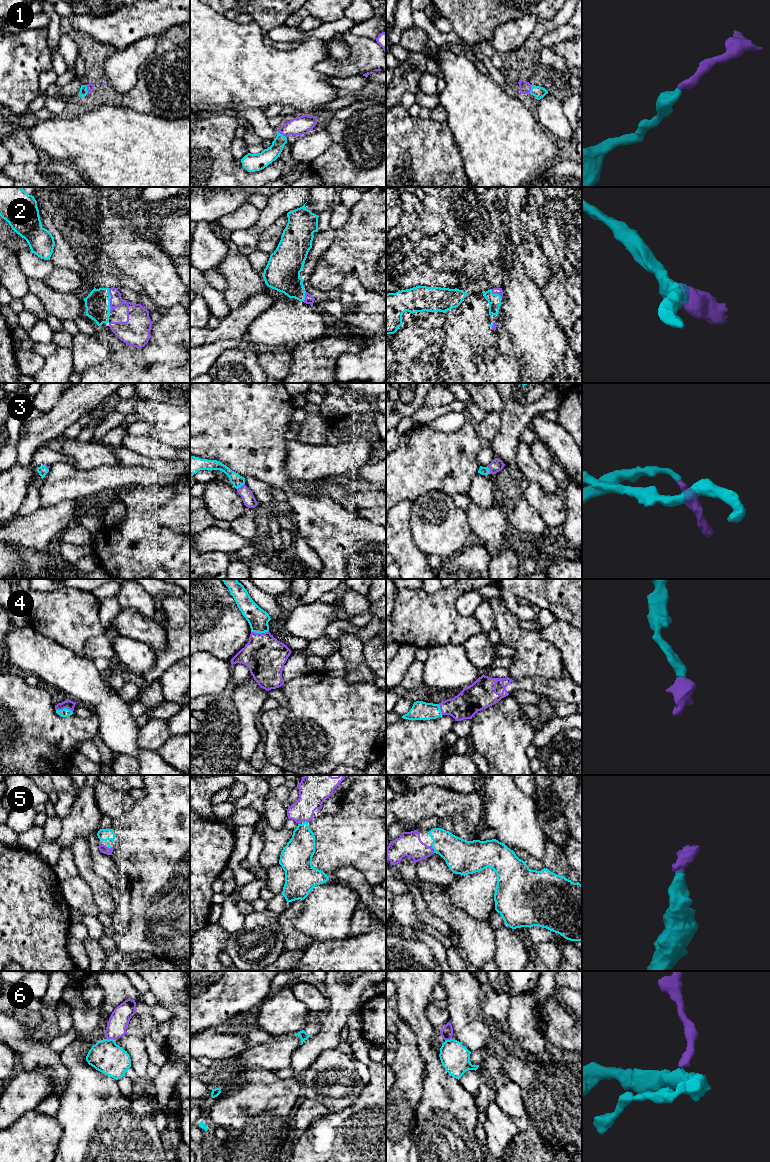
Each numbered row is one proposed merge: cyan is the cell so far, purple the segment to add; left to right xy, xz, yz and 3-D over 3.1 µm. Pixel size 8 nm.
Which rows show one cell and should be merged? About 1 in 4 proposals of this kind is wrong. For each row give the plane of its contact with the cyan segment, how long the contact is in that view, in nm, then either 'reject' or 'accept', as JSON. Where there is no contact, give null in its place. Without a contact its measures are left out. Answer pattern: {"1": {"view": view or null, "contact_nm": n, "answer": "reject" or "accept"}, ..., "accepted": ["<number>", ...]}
{"1": {"view": "xy", "contact_nm": 80, "answer": "accept"}, "2": {"view": "xy", "contact_nm": 190, "answer": "accept"}, "3": {"view": "xz", "contact_nm": 80, "answer": "accept"}, "4": {"view": "xz", "contact_nm": 140, "answer": "accept"}, "5": {"view": "xz", "contact_nm": 30, "answer": "accept"}, "6": {"view": "xy", "contact_nm": 70, "answer": "reject"}, "accepted": ["1", "2", "3", "4", "5"]}

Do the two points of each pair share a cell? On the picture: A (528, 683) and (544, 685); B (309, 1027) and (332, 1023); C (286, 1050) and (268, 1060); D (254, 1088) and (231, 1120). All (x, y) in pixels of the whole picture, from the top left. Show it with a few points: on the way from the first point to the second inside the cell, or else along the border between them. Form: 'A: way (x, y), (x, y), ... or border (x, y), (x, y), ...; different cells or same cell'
A: way (532, 684), (540, 685); same cell
B: border (320, 1026), (315, 1033), (310, 1035); different cells
C: way (282, 1050), (272, 1056); same cell
D: way (246, 1096), (236, 1106), (236, 1112); same cell

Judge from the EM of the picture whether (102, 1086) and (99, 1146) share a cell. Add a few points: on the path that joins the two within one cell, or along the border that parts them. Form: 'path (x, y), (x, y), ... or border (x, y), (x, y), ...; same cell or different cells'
path (99, 1101), (99, 1131); same cell

